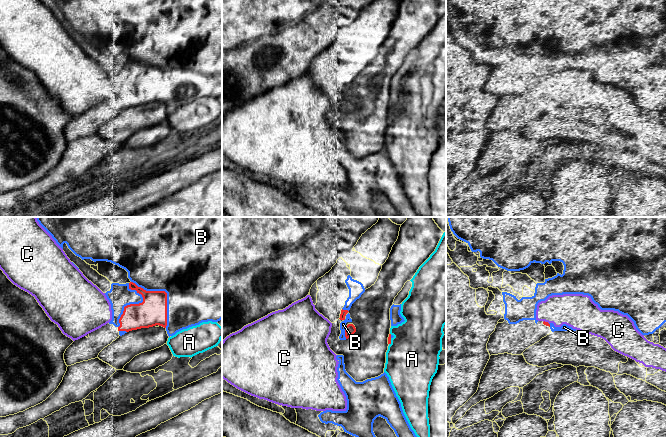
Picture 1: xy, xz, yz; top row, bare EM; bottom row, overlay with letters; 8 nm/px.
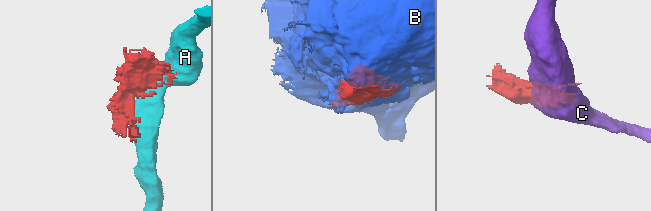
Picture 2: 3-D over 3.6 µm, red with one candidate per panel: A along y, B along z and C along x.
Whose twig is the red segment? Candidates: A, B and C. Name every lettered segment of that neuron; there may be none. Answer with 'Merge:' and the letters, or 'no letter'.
Merge: no letter

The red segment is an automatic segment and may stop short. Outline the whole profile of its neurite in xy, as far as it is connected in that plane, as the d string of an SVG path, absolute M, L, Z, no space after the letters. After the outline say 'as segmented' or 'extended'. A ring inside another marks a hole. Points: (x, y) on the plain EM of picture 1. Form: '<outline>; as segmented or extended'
M129 59L129 65L136 66L143 73L143 78L139 80L130 80L124 83L123 90L119 95L120 102L115 103L107 99L101 104L89 109L86 112L75 116L65 127L64 136L67 142L74 141L83 137L98 134L99 129L113 117L119 114L120 107L132 107L141 104L149 104L156 101L166 104L167 102L167 69L165 67L146 67L138 63L135 59Z; extended

